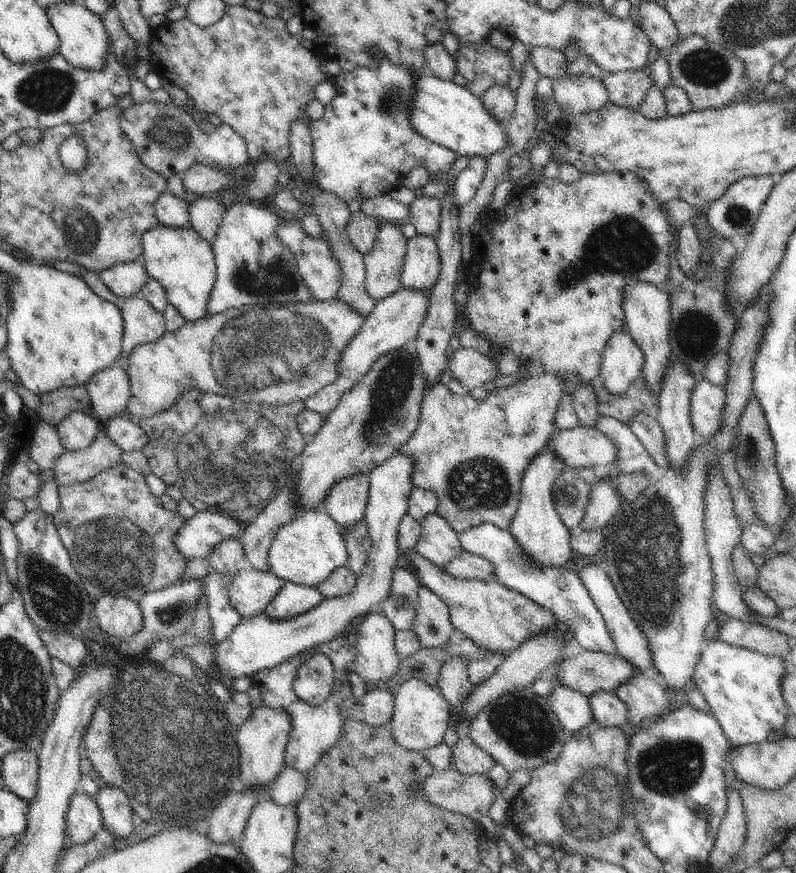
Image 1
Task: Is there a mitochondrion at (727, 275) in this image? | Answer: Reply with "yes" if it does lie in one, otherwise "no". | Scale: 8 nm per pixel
no

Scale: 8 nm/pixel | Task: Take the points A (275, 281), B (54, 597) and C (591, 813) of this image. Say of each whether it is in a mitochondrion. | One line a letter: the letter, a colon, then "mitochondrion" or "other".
A: mitochondrion
B: mitochondrion
C: mitochondrion

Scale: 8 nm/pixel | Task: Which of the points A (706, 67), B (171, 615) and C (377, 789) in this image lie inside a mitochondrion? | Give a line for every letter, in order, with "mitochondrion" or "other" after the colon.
A: mitochondrion
B: mitochondrion
C: mitochondrion

